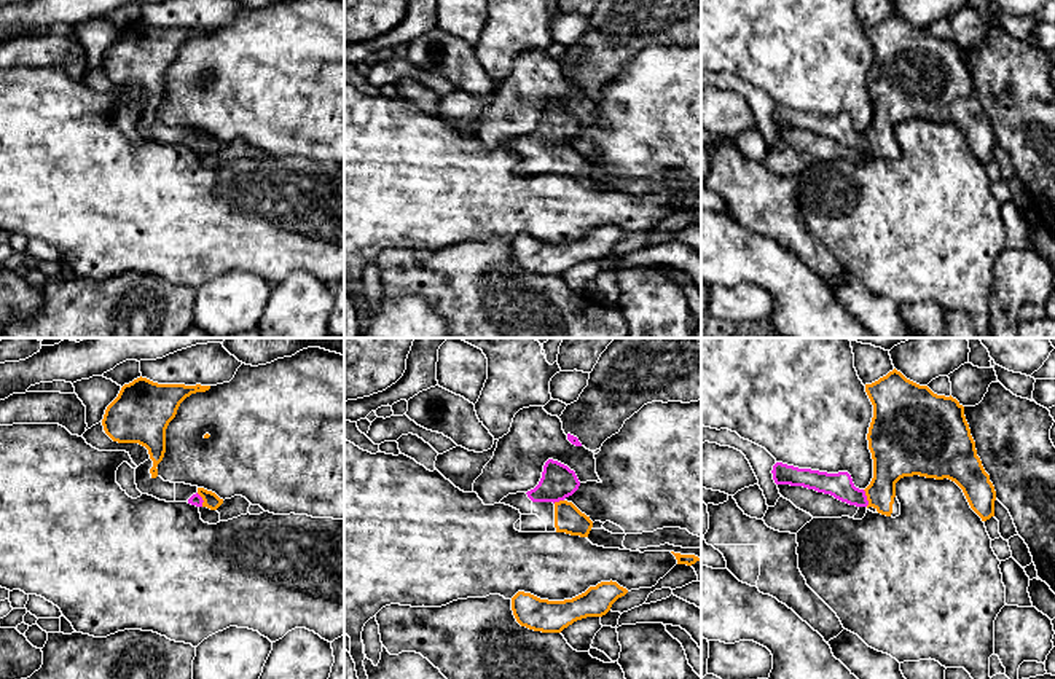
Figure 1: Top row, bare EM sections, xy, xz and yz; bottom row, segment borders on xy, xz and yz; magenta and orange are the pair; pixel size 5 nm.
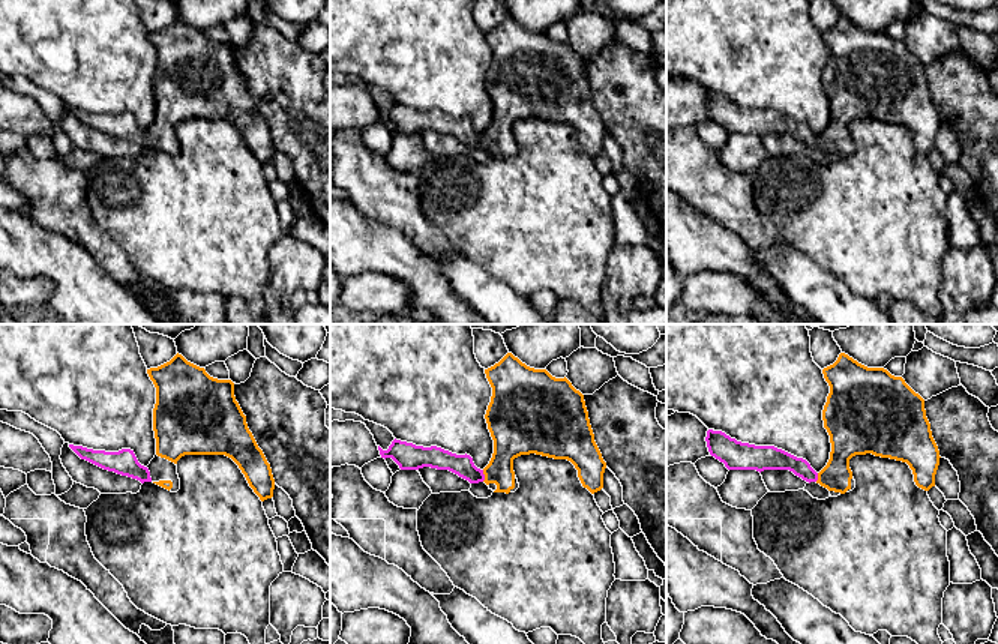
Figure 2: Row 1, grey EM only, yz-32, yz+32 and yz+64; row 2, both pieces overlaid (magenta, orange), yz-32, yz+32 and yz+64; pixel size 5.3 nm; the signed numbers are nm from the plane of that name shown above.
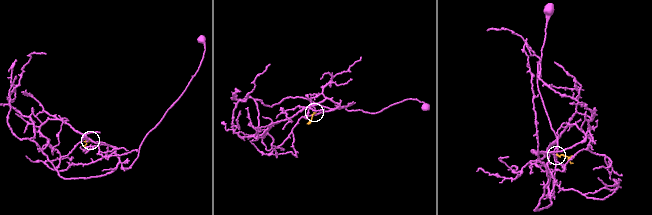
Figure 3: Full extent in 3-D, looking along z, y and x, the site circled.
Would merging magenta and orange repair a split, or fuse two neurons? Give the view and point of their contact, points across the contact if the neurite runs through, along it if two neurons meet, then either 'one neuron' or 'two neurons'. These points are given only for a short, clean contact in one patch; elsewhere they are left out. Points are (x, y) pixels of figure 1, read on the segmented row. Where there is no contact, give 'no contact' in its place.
contact yz (866, 498); way yz (840, 485), (850, 494), (866, 498), (885, 478), (894, 458); one neuron

